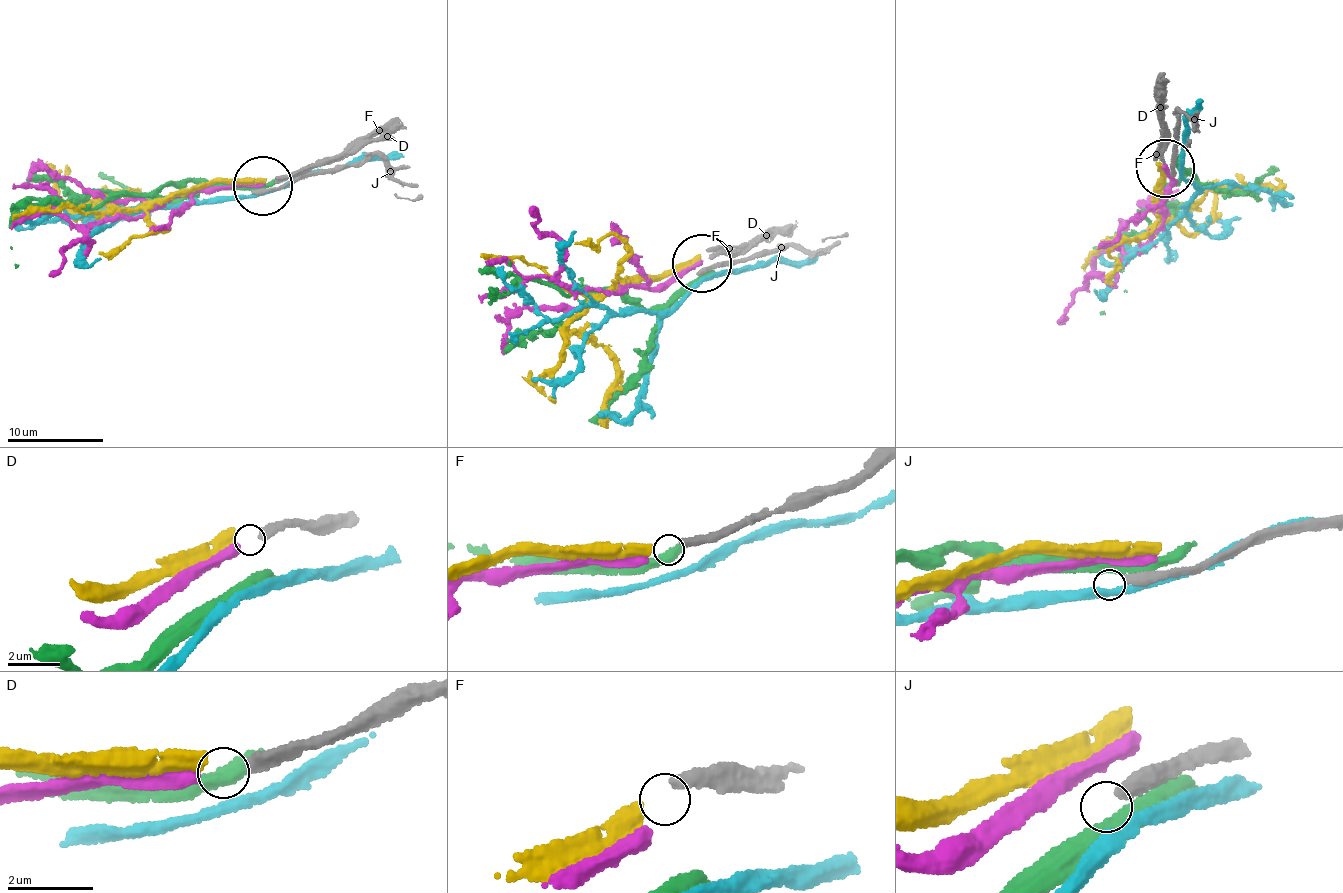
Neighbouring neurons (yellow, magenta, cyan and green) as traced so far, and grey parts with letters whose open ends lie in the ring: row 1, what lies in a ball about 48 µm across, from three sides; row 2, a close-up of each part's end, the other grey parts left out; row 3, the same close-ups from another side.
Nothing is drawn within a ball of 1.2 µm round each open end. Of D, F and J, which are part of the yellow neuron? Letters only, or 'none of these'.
F

